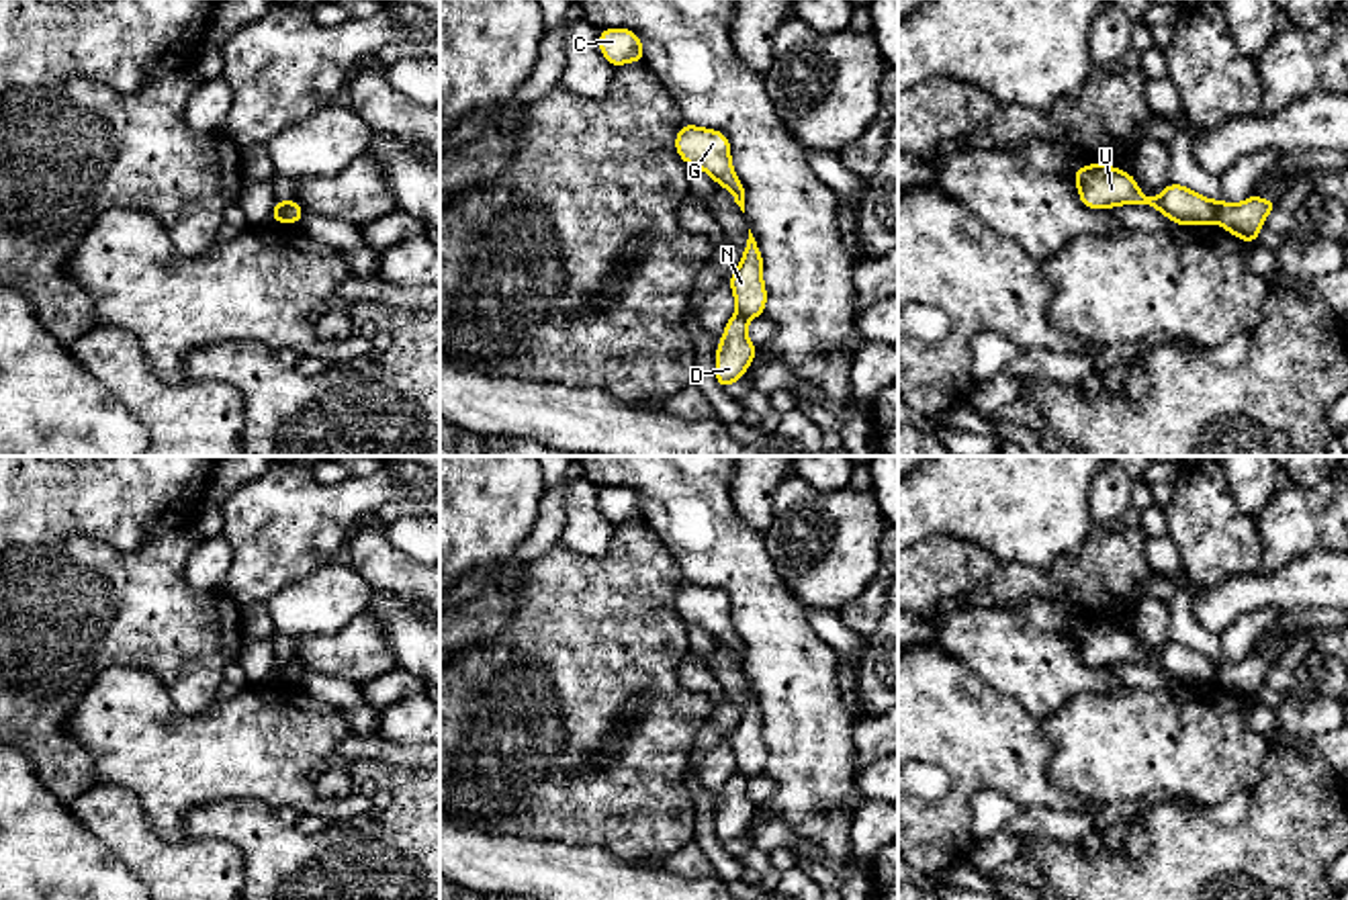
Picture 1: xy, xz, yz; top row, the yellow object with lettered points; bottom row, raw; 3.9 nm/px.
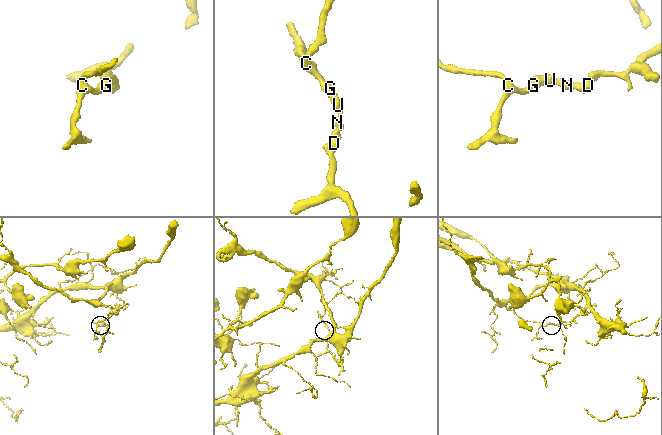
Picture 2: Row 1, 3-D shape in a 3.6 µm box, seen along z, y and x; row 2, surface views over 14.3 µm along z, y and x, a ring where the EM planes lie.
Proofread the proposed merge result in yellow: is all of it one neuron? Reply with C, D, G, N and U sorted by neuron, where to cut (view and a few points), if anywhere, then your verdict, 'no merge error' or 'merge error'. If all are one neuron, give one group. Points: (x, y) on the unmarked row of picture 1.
groups C G N U / D; cut xy (287, 661), (283, 680); merge error

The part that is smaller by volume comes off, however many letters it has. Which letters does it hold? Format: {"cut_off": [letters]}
{"cut_off": ["D"]}

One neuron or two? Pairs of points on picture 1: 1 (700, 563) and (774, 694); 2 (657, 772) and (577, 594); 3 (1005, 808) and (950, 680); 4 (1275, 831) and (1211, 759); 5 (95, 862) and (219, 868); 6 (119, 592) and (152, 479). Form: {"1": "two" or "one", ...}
{"1": "one", "2": "one", "3": "two", "4": "two", "5": "two", "6": "two"}

